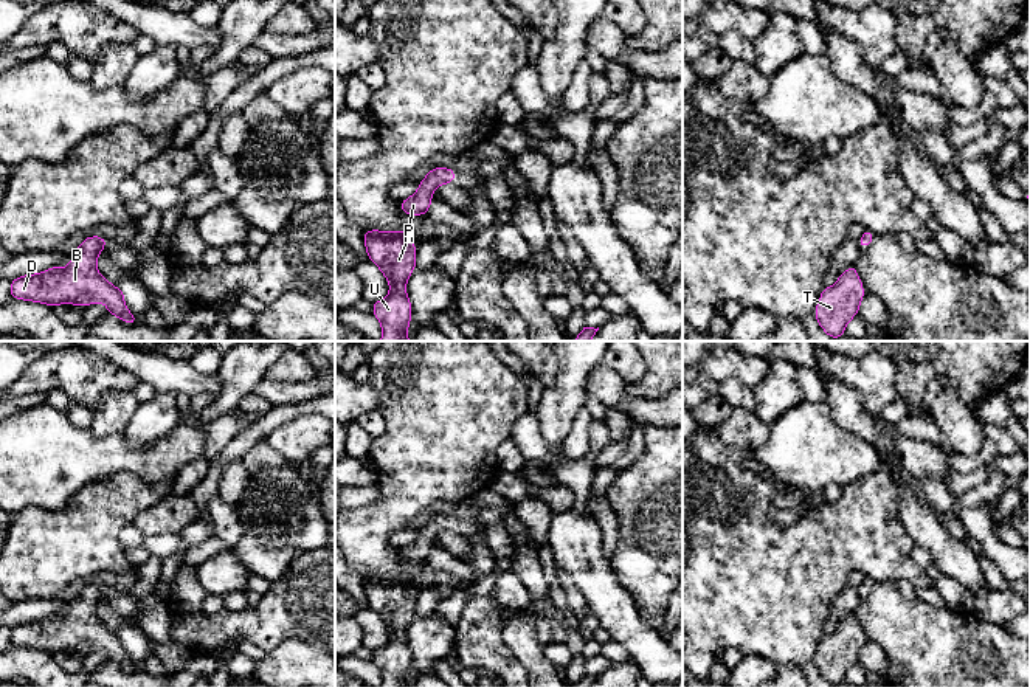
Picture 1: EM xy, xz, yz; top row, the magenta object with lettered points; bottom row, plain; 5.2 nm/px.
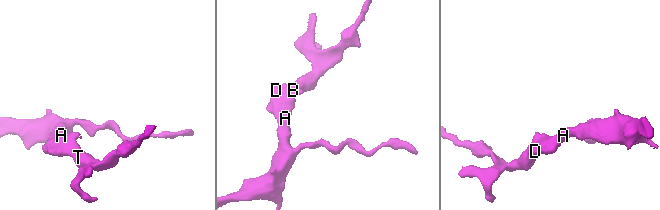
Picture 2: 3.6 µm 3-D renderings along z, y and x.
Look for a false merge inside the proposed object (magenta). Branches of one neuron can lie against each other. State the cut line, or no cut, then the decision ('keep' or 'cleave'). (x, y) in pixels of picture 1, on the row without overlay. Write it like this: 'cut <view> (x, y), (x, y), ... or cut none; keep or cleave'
cut none; keep

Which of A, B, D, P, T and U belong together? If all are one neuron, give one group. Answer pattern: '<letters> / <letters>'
A B D P T U

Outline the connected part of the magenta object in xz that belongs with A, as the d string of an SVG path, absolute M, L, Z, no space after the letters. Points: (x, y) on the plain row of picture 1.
M406 578L363 580L366 600L389 630L386 645L372 651L372 662L382 671L382 687L408 687L413 654L405 633L416 616L416 597Z

